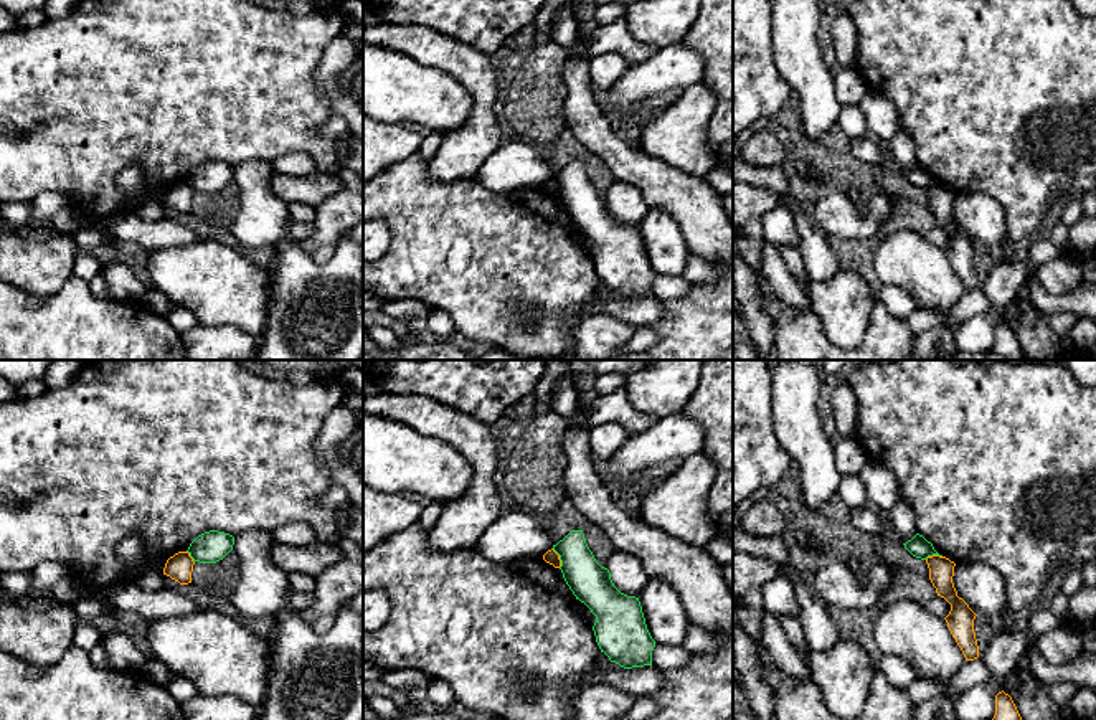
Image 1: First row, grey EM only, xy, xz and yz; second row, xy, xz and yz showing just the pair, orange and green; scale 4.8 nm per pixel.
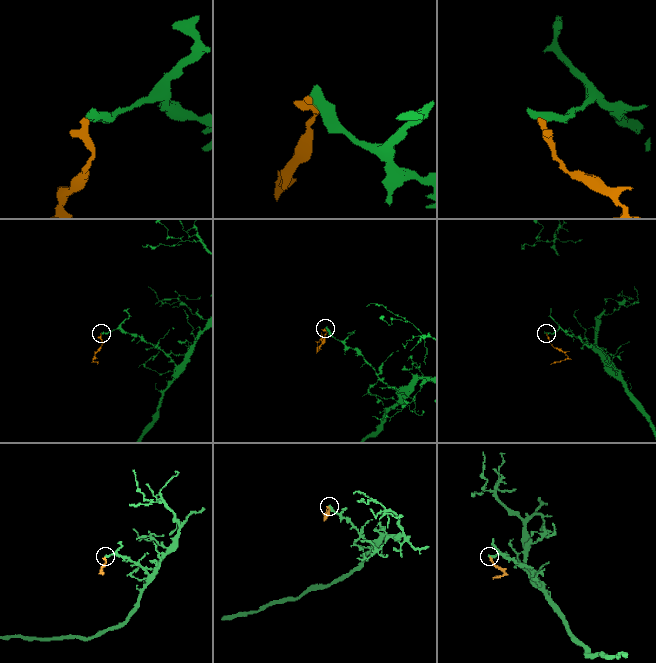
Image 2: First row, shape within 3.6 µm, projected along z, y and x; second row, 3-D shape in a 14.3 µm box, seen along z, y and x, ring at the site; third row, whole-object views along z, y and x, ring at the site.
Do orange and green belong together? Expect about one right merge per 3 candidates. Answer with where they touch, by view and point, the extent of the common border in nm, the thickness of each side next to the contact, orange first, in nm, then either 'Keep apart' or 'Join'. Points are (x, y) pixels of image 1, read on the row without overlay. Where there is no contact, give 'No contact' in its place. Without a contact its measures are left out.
Touches orange at xz (558, 189). Shared border 100 nm. Thickness 70 nm (orange) against 200 nm. Keep apart

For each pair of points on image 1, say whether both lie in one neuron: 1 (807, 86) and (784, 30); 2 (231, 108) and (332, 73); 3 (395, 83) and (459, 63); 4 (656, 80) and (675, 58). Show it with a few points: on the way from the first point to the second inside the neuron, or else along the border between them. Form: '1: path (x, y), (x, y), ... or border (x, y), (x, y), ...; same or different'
1: path (806, 73), (794, 43); same
2: border (330, 42), (319, 63), (317, 80), (332, 114); different
3: border (405, 53), (425, 65), (448, 71), (471, 93); different
4: path (659, 75), (670, 63); same

